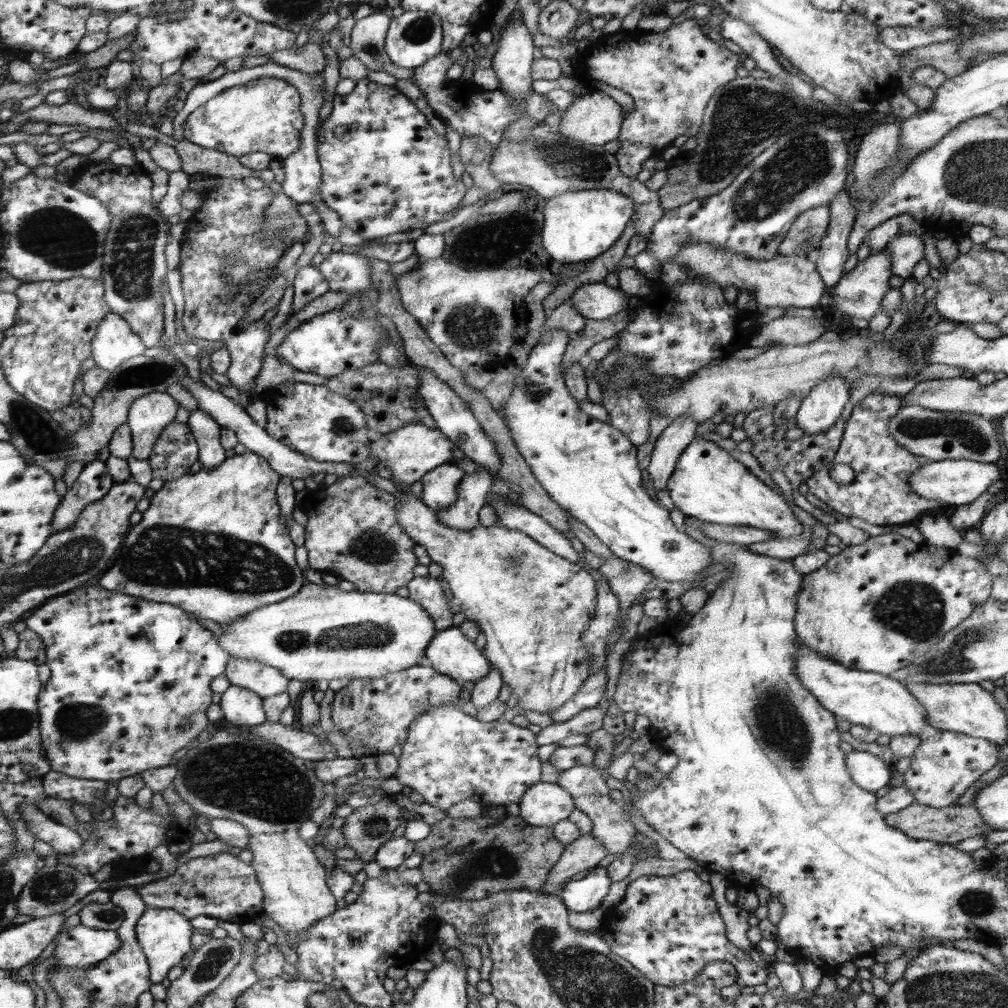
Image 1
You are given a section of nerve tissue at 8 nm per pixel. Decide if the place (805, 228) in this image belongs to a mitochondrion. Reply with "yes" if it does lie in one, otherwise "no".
yes

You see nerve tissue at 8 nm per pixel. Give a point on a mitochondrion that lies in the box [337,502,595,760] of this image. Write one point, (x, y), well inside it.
(372, 547)

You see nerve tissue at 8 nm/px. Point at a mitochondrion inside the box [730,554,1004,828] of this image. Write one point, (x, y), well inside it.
(913, 609)

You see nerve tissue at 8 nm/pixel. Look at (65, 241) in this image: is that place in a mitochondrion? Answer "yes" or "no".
yes

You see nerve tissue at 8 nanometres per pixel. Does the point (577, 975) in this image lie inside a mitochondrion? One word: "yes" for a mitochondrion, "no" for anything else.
yes

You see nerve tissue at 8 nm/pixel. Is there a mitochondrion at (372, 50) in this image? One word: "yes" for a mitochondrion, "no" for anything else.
no

